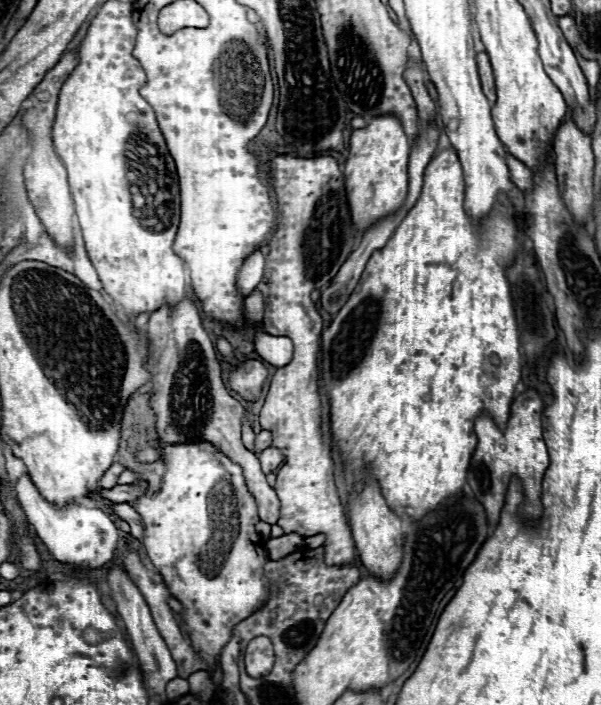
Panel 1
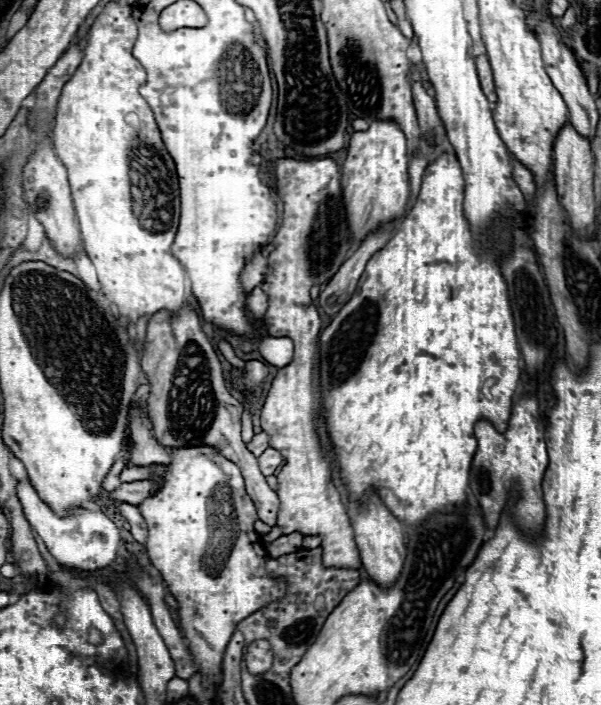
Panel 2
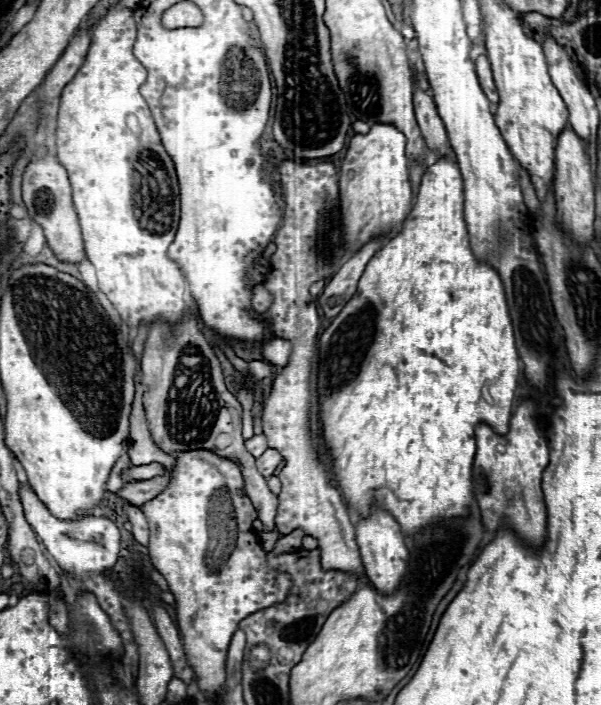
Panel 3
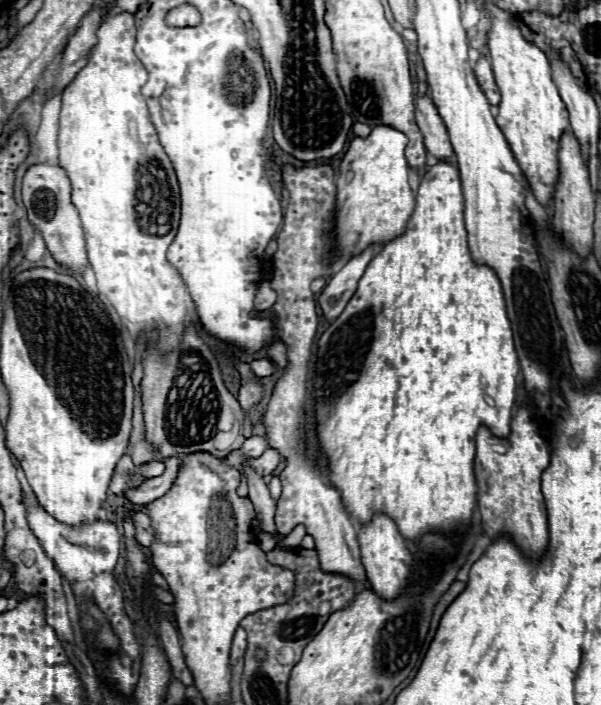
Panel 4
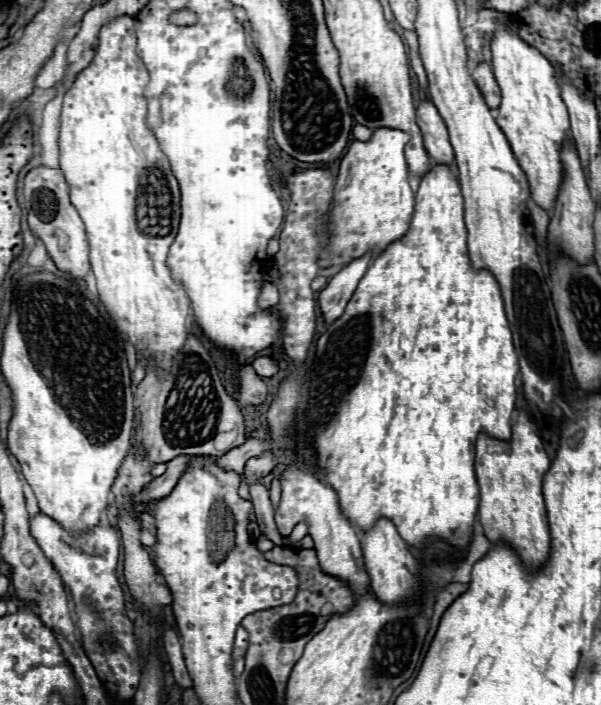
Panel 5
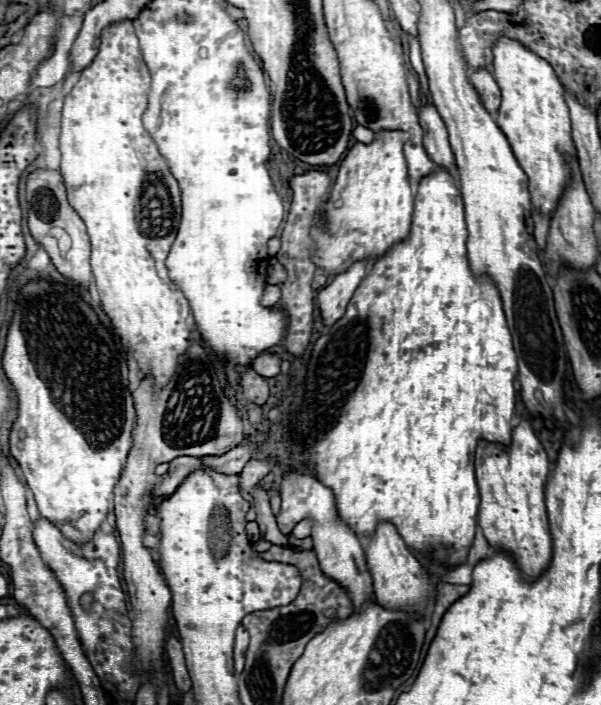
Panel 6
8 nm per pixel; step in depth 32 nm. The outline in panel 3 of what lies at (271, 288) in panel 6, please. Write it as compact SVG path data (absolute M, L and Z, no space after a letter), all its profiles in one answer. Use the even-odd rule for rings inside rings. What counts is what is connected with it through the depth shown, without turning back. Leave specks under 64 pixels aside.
M262 284L254 286L254 296L252 296L252 308L256 314L264 314L272 304L272 296L268 290L264 290Z

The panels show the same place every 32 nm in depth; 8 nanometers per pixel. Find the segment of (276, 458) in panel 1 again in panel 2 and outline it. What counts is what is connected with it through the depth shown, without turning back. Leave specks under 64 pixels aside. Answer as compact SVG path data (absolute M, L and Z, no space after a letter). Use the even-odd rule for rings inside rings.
M268 448L266 452L262 452L262 456L258 456L262 474L274 474L274 470L280 466L280 462L282 462L282 454L276 448Z

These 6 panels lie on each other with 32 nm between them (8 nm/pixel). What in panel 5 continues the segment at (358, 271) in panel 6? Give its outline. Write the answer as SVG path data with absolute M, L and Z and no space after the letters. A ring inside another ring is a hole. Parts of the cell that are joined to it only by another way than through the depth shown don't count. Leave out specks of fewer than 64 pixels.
M366 252L366 256L362 256L358 260L352 260L320 292L318 304L320 304L322 316L328 324L332 324L334 320L338 320L338 316L342 316L342 312L344 312L348 300L352 298L360 278L366 274L366 268L368 268L370 260L372 260L372 252Z

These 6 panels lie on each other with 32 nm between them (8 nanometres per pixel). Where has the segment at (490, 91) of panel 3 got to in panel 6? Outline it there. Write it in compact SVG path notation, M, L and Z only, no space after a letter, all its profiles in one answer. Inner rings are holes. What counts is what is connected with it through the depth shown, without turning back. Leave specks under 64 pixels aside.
M480 68L480 70L474 70L470 74L470 80L472 80L474 88L478 90L486 110L496 112L498 106L500 106L500 88L498 88L494 76L486 68Z

